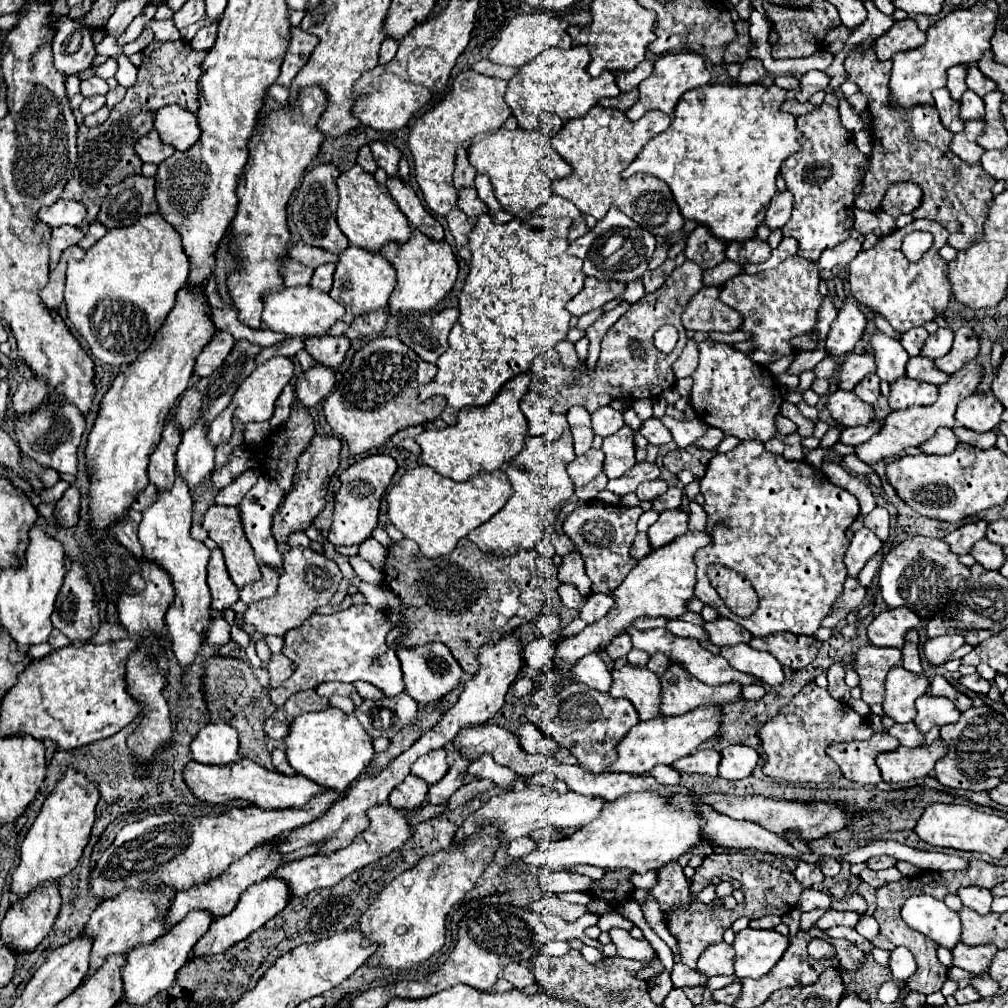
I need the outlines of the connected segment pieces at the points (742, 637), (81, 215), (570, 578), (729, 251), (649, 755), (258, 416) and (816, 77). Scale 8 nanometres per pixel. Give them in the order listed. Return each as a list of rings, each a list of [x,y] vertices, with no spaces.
[[[718,616],[714,622],[702,622],[704,632],[708,634],[710,642],[716,646],[730,646],[738,642],[750,642],[752,634],[744,630],[740,624]]]
[[[58,200],[48,208],[42,208],[38,212],[38,222],[44,222],[50,228],[68,224],[68,226],[78,226],[86,218],[86,208],[84,204],[72,202],[72,200]]]
[[[570,552],[568,556],[564,556],[562,564],[558,566],[558,580],[564,584],[574,584],[582,596],[590,594],[590,580],[584,572],[584,560],[580,552]]]
[[[746,240],[746,242],[732,242],[726,246],[726,258],[738,264],[762,264],[768,260],[772,248],[764,240]]]
[[[704,706],[694,708],[682,716],[658,716],[656,720],[636,724],[628,736],[618,744],[618,758],[610,764],[610,772],[628,772],[628,774],[646,774],[656,764],[672,764],[678,758],[694,752],[702,742],[710,740],[722,722],[722,706]]]
[[[276,356],[260,364],[234,394],[236,412],[240,422],[266,422],[274,414],[274,404],[282,388],[294,376],[294,362],[286,356]]]
[[[810,70],[810,72],[806,72],[806,74],[800,78],[800,88],[798,88],[798,92],[796,92],[796,100],[798,100],[798,102],[806,102],[812,94],[816,94],[816,92],[820,92],[820,90],[826,90],[828,82],[830,82],[830,78],[828,78],[824,72],[820,72],[820,70]]]

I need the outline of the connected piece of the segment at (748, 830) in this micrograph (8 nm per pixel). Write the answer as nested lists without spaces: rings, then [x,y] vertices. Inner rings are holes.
[[[706,804],[700,806],[702,818],[706,820],[704,834],[708,840],[716,846],[726,846],[726,848],[754,848],[766,854],[774,856],[800,856],[800,852],[782,840],[780,836],[774,836],[772,832],[760,828],[758,824],[750,824],[744,820],[732,820],[728,816],[722,816],[708,808]]]

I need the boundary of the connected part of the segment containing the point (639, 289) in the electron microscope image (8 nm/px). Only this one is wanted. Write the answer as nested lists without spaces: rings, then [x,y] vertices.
[[[634,280],[634,282],[630,282],[630,284],[626,286],[626,292],[624,292],[622,300],[626,300],[628,304],[634,304],[634,302],[638,302],[642,296],[644,296],[644,284],[642,284],[642,280]]]

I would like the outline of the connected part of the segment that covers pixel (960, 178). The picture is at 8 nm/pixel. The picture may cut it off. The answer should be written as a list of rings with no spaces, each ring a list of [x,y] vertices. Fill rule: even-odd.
[[[872,48],[864,54],[850,52],[844,62],[848,78],[856,82],[860,92],[868,98],[868,112],[872,116],[870,166],[864,174],[864,190],[854,204],[862,210],[874,210],[880,206],[884,190],[892,182],[914,182],[922,188],[922,204],[916,208],[914,218],[928,218],[942,224],[950,234],[948,244],[956,250],[964,250],[982,234],[996,180],[988,176],[982,166],[966,164],[950,152],[948,144],[952,132],[940,124],[938,112],[884,112],[884,104],[890,98],[888,76],[892,64],[878,62]]]

